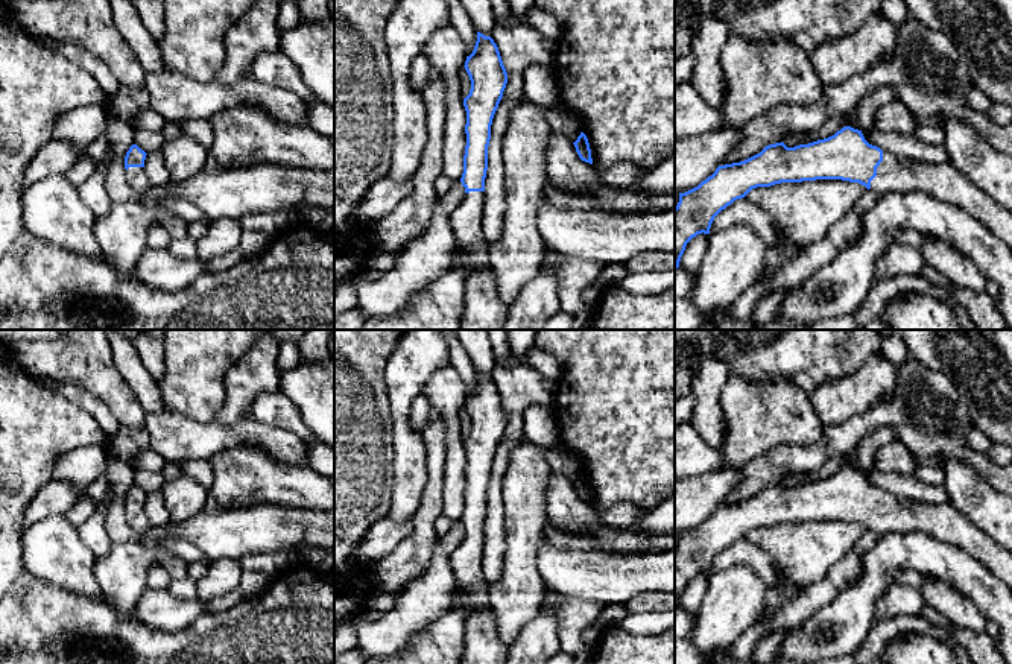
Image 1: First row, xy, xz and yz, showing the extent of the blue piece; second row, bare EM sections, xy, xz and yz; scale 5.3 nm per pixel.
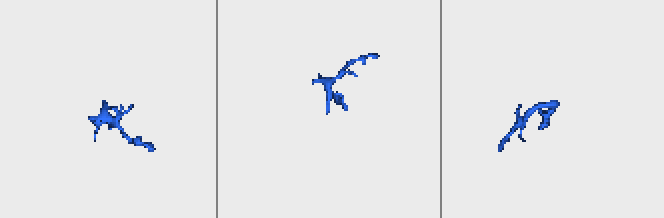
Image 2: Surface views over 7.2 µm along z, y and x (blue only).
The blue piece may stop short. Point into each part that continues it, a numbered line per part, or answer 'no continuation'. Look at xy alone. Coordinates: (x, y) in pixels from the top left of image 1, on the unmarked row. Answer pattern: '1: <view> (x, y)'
1: xy (135, 517)

